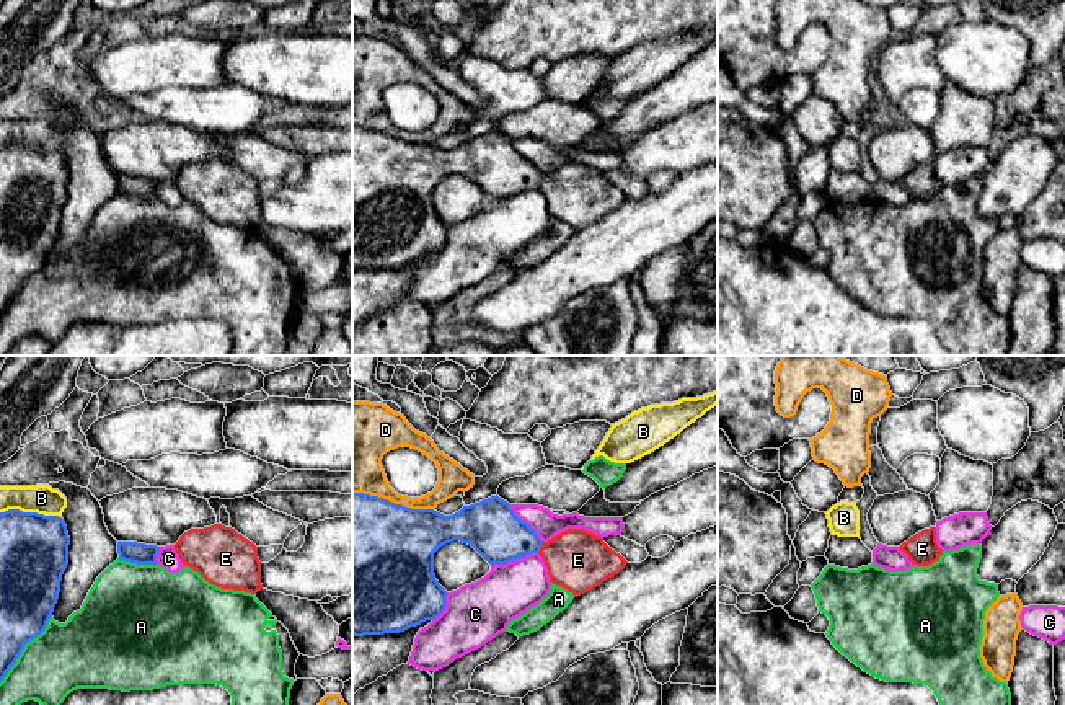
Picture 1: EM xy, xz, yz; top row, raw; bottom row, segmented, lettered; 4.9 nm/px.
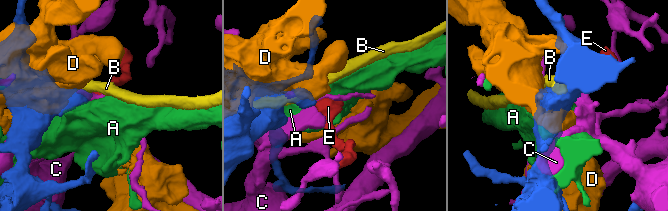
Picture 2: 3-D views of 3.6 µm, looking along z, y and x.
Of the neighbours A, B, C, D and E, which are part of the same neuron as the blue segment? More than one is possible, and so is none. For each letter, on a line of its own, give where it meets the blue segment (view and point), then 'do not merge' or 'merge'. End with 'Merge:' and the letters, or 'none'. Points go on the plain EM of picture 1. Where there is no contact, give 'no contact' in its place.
A: meets blue in xy at (23, 281); do not merge
B: meets blue in xy at (31, 147); do not merge
C: meets blue in xz at (514, 193); do not merge
D: meets blue in xz at (393, 137); do not merge
E: meets blue in xz at (540, 181); merge
Merge: E

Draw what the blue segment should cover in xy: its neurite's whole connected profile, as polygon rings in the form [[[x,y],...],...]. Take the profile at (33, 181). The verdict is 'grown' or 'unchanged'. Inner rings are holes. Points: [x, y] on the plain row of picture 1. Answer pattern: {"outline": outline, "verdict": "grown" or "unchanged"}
{"outline": [[[0,147],[0,317],[54,246],[70,171],[59,150]]], "verdict": "unchanged"}

